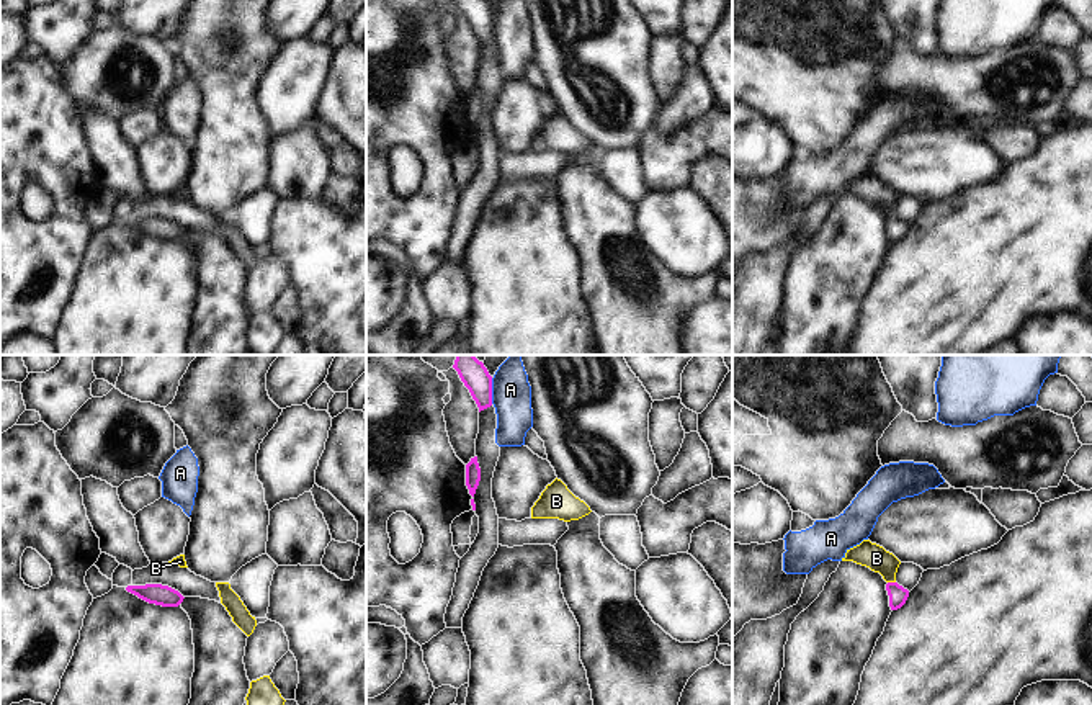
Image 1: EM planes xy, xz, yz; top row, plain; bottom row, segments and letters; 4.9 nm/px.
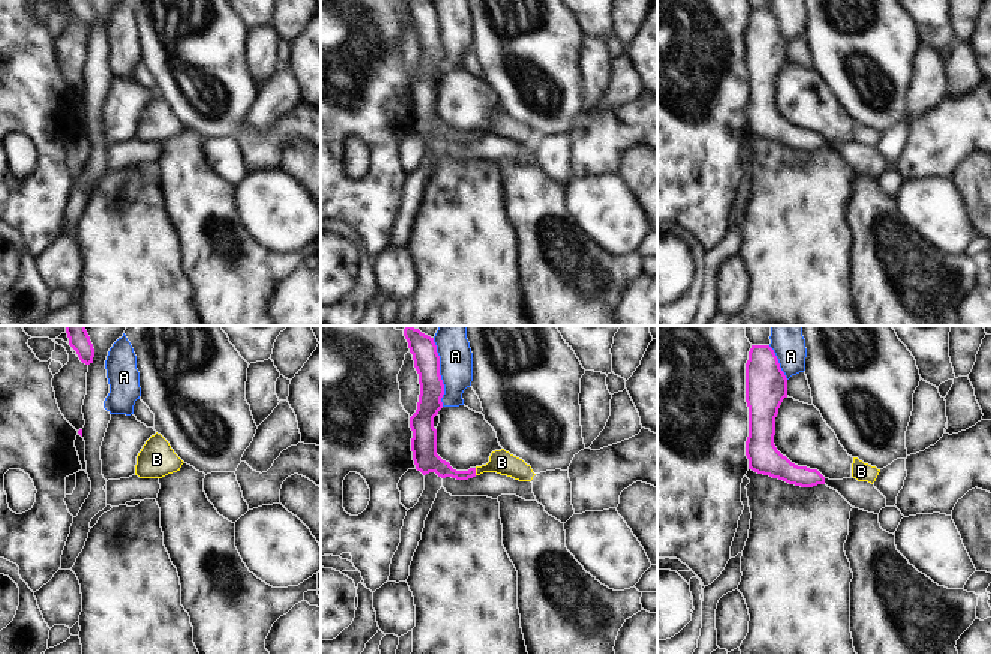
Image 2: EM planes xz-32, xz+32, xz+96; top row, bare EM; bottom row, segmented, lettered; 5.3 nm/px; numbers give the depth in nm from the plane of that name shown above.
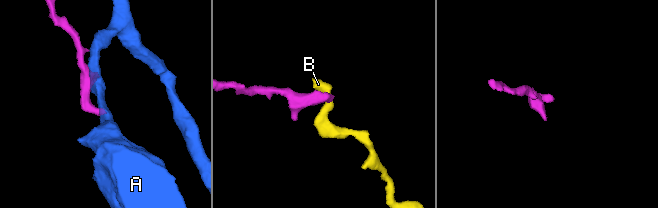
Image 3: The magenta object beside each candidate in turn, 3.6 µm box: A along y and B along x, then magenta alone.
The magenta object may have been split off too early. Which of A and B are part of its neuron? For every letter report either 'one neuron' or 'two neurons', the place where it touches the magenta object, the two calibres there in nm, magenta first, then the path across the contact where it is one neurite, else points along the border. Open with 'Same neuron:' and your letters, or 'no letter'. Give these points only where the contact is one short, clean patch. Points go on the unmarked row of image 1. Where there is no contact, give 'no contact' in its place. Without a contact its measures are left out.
Same neuron: B
A: two neurons | xz (491, 25) | 130/190 nm | along xz (491, 12), (492, 36)
B: one neuron | yz (891, 216) | 90/120 nm | across yz (898, 229), (891, 216), (888, 203), (877, 192)

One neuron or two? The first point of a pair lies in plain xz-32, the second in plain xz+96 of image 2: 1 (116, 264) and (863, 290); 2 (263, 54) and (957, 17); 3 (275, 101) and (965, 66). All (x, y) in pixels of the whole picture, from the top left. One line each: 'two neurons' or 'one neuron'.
1: two neurons
2: two neurons
3: one neuron

